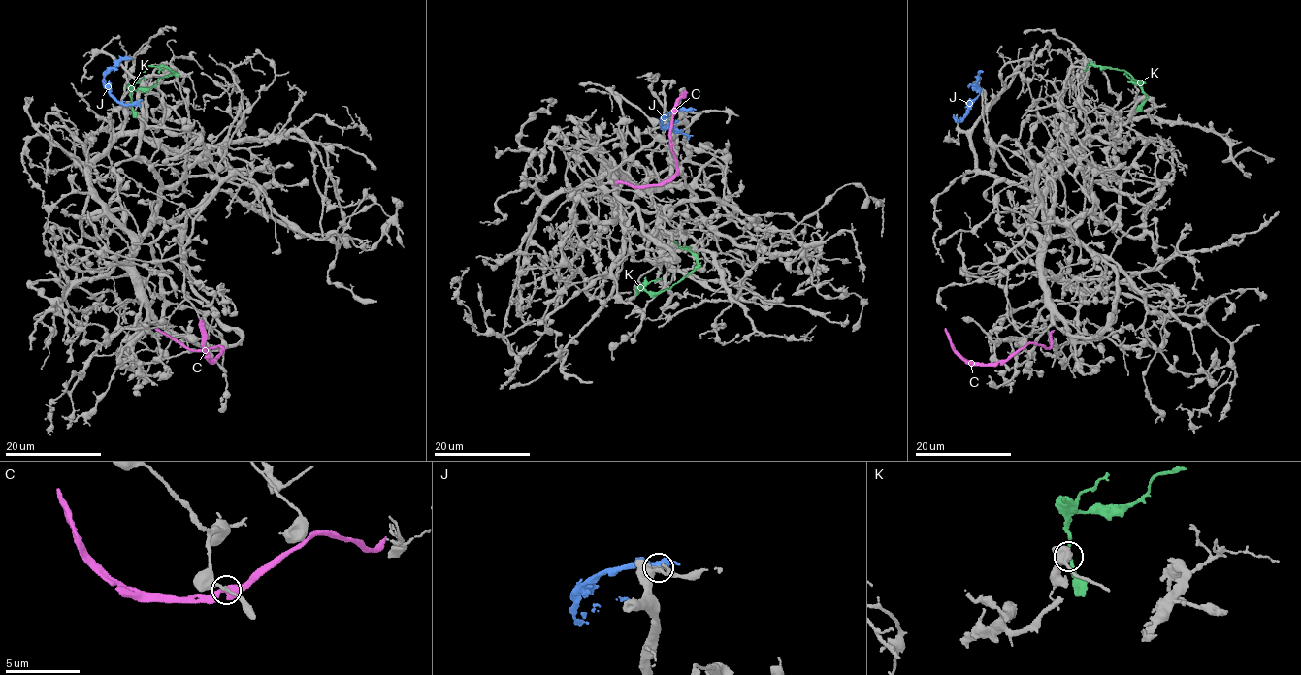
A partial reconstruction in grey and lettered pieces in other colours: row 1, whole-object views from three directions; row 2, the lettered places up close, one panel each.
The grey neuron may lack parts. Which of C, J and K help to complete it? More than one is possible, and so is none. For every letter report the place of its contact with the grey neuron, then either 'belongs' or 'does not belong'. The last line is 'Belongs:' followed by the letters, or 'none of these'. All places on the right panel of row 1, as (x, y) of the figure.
C: meets grey at (1000, 362); belongs
J: meets grey at (957, 119); does not belong
K: meets grey at (1147, 98); does not belong
Belongs: C

